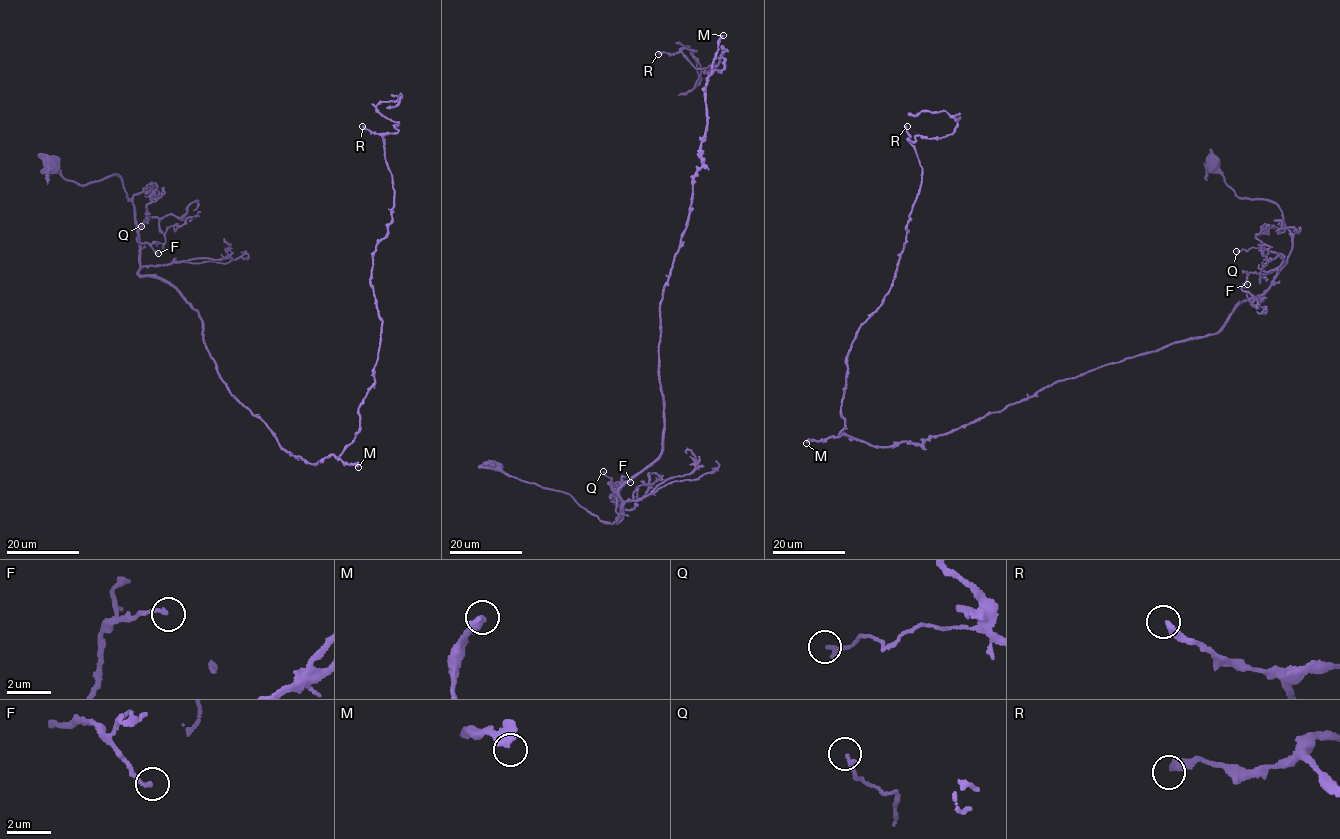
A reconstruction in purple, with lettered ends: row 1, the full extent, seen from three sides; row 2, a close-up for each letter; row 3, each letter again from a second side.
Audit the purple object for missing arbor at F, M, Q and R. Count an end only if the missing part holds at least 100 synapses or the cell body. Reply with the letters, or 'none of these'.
M

